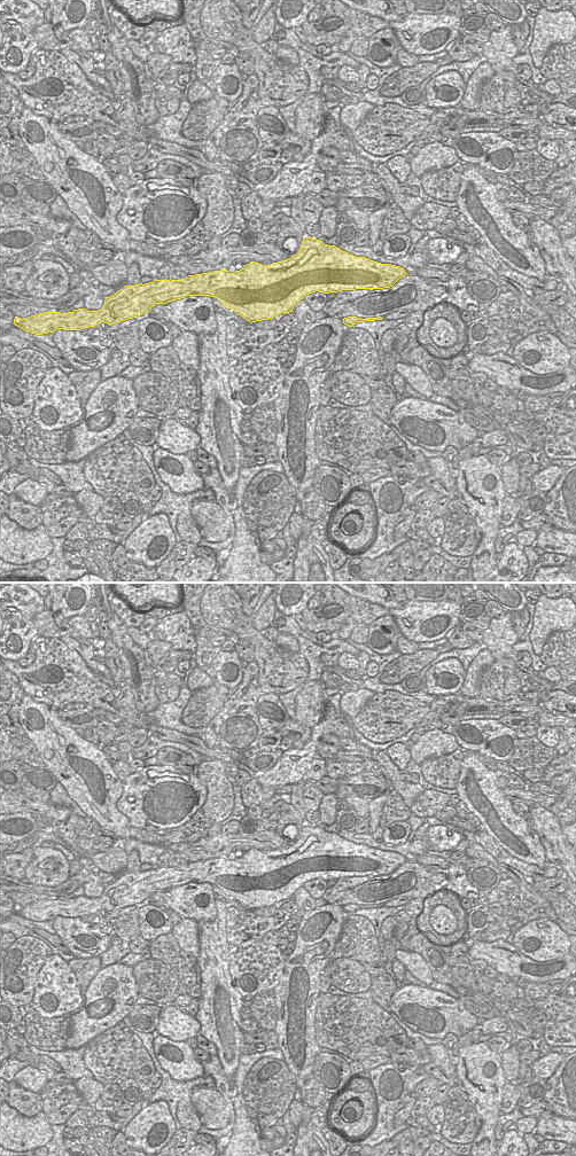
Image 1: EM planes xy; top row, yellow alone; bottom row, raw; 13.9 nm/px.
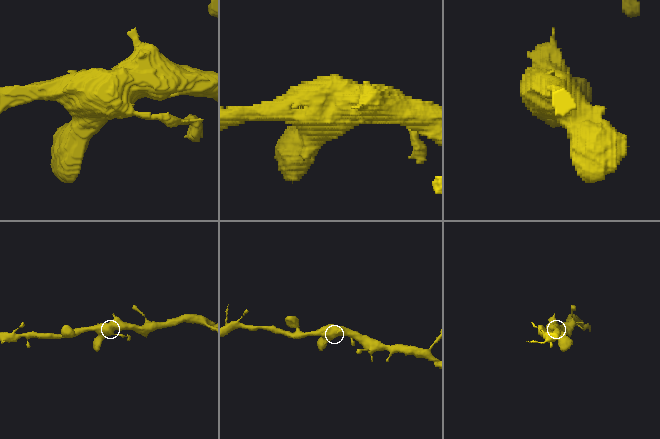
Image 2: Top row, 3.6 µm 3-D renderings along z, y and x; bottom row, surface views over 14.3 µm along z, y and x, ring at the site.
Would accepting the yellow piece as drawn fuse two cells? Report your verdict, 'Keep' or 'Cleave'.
Keep

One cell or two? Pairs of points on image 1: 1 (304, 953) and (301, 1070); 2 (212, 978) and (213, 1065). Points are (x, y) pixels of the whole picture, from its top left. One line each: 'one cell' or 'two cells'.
1: one cell
2: two cells

